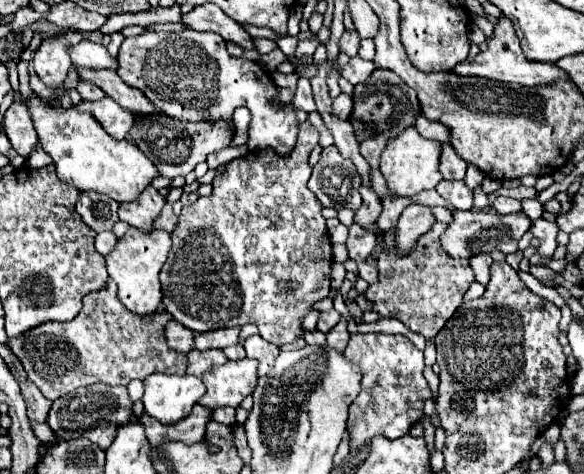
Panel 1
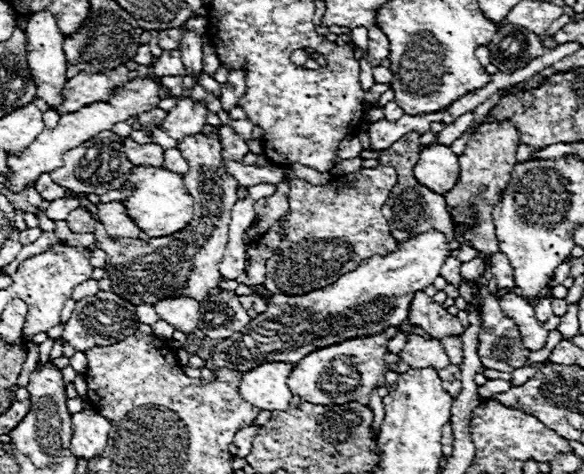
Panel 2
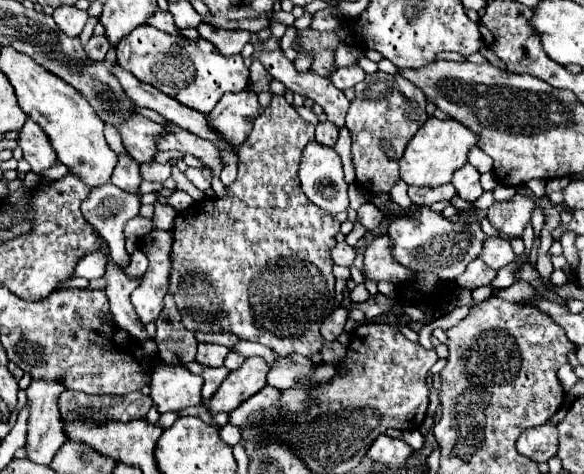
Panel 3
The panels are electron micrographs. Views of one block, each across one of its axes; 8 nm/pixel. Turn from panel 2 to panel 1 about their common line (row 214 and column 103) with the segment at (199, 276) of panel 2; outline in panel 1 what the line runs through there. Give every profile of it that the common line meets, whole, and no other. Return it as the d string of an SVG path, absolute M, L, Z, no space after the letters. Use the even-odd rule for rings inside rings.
M80 82L76 90L80 92L82 100L102 100L102 98L104 98L104 92L98 90L98 88L96 88L94 84L90 84L90 82ZM82 192L76 202L76 212L94 232L112 230L118 222L118 202L98 192Z

